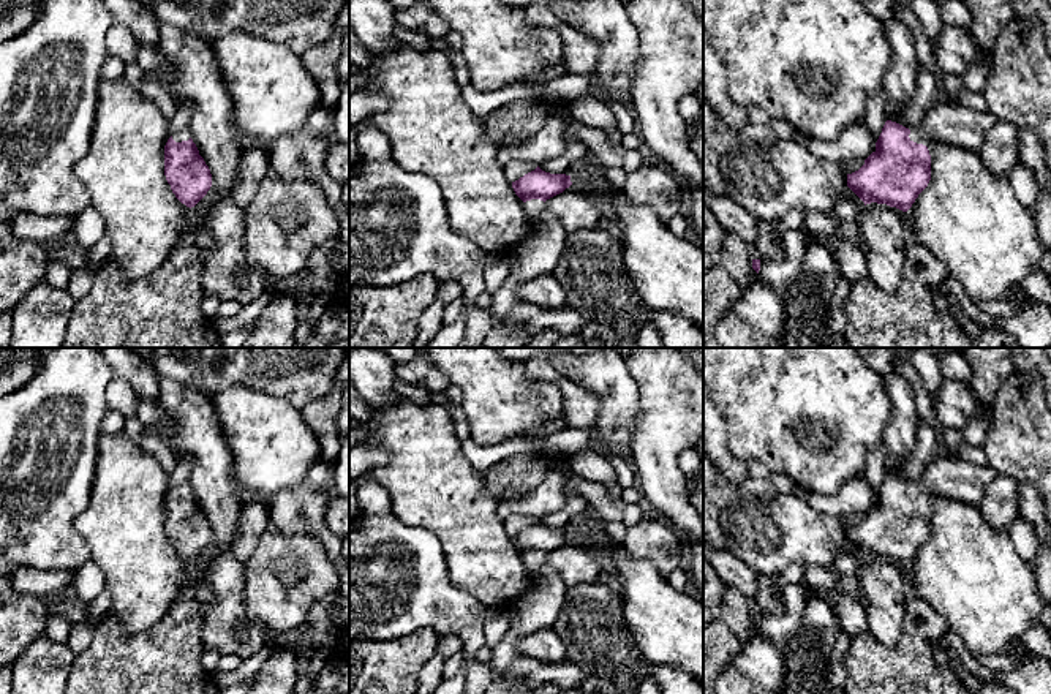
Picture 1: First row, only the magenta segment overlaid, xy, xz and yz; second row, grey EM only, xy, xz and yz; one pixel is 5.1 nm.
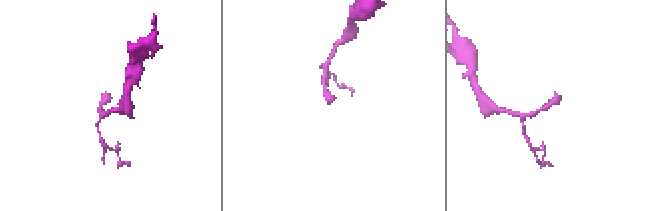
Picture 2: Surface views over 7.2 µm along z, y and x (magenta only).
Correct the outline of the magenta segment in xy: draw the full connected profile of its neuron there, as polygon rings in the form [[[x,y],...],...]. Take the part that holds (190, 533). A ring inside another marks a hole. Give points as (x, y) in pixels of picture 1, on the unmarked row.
[[[188,485],[172,488],[164,500],[164,530],[175,552],[194,561],[210,544],[212,528]]]

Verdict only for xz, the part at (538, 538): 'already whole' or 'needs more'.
needs more

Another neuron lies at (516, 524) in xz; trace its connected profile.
[[[512,515],[509,519],[504,520],[506,523],[506,531],[507,534],[512,537],[515,534],[518,534],[520,531],[523,531],[525,528],[534,525],[537,520],[529,519],[526,515]]]

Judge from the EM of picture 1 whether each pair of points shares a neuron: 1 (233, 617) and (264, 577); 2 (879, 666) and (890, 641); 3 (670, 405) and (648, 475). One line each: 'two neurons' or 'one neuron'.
1: two neurons
2: two neurons
3: one neuron

